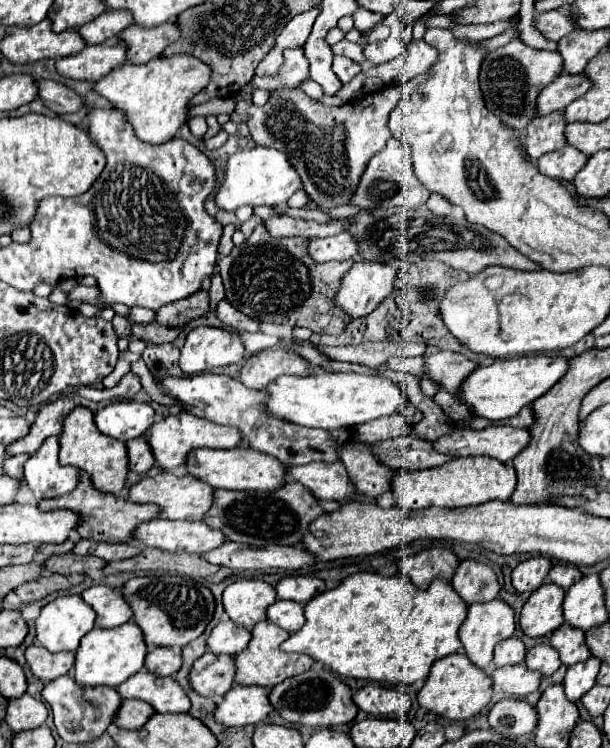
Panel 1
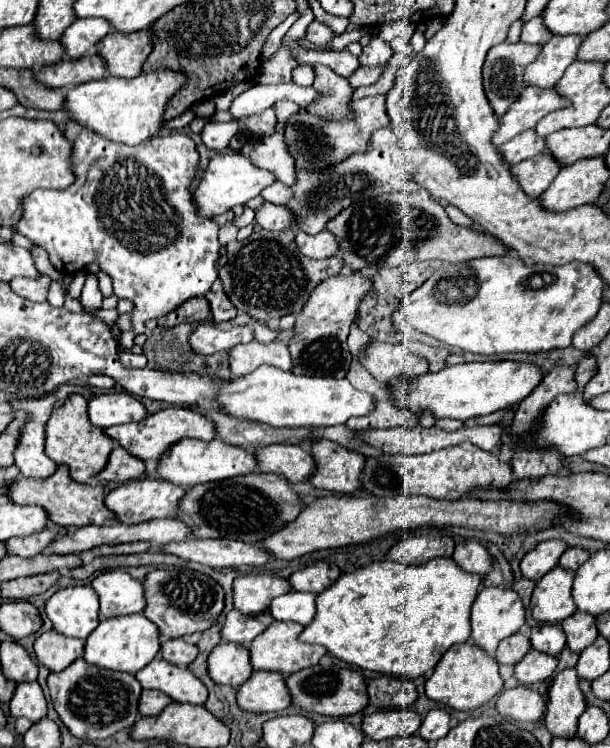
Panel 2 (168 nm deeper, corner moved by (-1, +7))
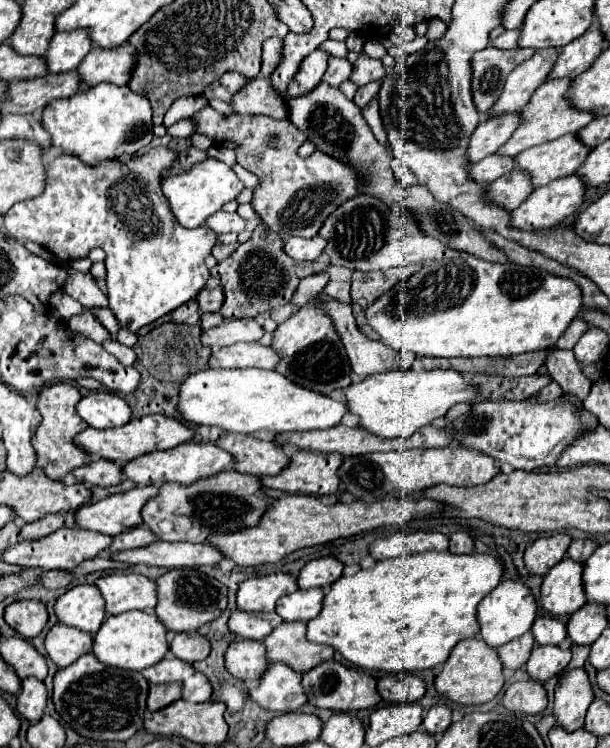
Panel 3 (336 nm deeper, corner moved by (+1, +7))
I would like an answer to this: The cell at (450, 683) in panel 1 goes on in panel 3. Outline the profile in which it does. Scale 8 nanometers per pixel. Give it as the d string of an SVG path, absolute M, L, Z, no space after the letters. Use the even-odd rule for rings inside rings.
M468 638L458 642L448 660L444 662L442 672L434 680L434 688L438 694L446 696L456 704L484 704L490 702L504 686L502 664L494 648L484 644L482 638Z

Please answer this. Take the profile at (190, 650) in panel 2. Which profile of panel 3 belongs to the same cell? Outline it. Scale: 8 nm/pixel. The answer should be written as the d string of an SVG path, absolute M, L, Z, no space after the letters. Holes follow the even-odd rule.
M180 632L174 636L174 640L170 642L170 652L184 660L184 662L196 662L196 660L204 660L210 652L210 644L204 636L200 636L198 632Z

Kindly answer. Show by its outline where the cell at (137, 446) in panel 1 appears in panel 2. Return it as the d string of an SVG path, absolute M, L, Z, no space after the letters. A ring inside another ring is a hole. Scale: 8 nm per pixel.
M116 444L110 452L110 460L106 462L106 468L102 468L102 472L98 472L98 480L100 482L128 482L128 480L138 480L144 476L144 462L128 456L126 452L122 452L122 448Z

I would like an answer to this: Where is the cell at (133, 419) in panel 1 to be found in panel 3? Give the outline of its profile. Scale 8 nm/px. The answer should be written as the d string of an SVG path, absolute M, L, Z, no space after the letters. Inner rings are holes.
M100 390L84 396L78 406L78 416L92 428L116 428L124 426L132 418L132 410L118 394Z

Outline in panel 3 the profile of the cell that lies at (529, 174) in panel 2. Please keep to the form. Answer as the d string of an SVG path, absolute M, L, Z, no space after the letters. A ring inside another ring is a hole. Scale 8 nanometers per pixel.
M514 168L508 176L500 176L492 184L488 184L486 190L492 202L514 210L524 202L524 198L532 194L534 186L532 186L532 178L528 176L528 172Z

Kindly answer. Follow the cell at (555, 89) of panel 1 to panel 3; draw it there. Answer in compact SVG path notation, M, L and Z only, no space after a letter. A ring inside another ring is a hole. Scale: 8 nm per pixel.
M506 112L490 116L488 120L480 122L474 130L468 146L468 160L474 164L488 154L494 154L520 126L520 112Z

